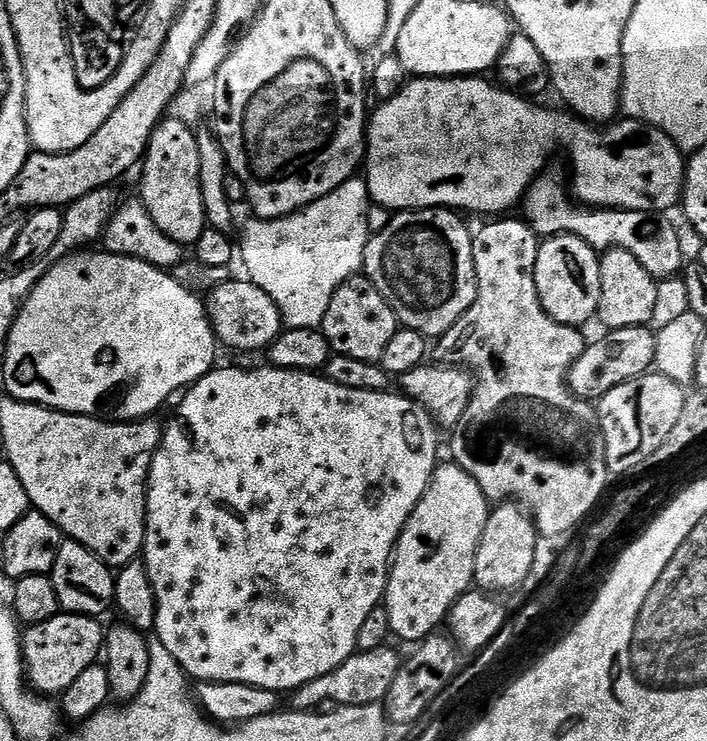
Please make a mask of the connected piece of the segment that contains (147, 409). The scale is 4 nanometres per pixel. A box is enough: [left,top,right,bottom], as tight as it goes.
[2,250,218,422]

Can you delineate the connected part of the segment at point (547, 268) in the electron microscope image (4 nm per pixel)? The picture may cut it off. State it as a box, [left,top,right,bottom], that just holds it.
[534,236,602,326]

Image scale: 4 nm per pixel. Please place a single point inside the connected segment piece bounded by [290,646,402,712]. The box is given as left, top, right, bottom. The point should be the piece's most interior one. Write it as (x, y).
(365, 678)

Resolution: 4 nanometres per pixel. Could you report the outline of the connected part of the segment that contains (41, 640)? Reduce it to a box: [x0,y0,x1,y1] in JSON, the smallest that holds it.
[22,614,106,694]

